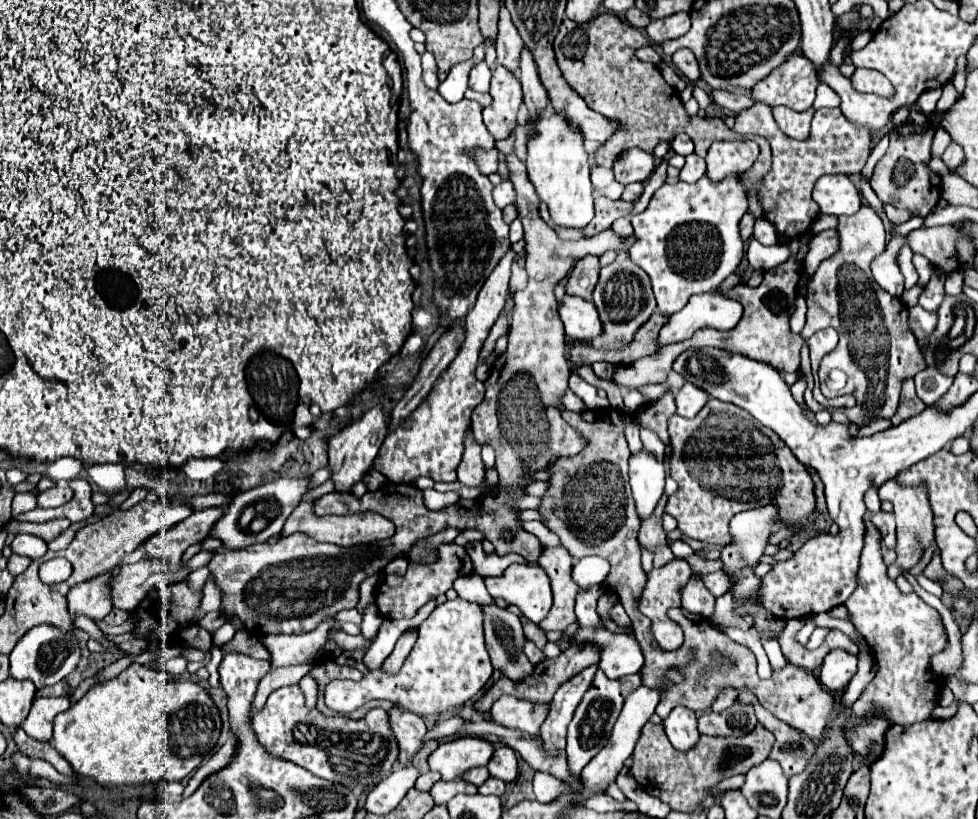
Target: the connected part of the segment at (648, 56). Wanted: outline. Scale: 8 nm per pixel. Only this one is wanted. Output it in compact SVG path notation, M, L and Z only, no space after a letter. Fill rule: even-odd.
M647 45L643 49L637 49L637 55L639 55L641 61L649 61L653 65L659 65L659 61L661 61L661 55L651 45Z

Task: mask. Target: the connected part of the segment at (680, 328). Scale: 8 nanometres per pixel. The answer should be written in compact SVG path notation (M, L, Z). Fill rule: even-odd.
M717 291L693 295L689 303L663 325L657 337L655 353L659 353L665 345L689 339L693 331L697 331L699 327L713 327L719 331L733 329L741 321L741 315L743 315L741 303L725 299Z

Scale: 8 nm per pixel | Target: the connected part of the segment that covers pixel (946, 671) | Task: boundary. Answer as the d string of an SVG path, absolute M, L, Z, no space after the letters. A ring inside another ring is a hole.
M908 570L902 572L914 588L914 592L927 604L936 608L942 617L944 627L948 635L948 645L931 659L931 669L942 677L960 675L962 665L962 633L955 622L949 609L942 603L941 599L927 593L919 586L916 578Z

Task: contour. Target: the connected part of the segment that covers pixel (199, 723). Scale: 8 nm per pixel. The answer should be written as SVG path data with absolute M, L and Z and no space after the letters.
M133 663L119 677L91 687L73 707L59 713L53 723L53 741L57 751L69 761L81 777L91 777L99 785L141 785L155 781L181 781L197 769L203 757L217 745L221 735L219 709L209 693L185 679L169 679L161 669Z

